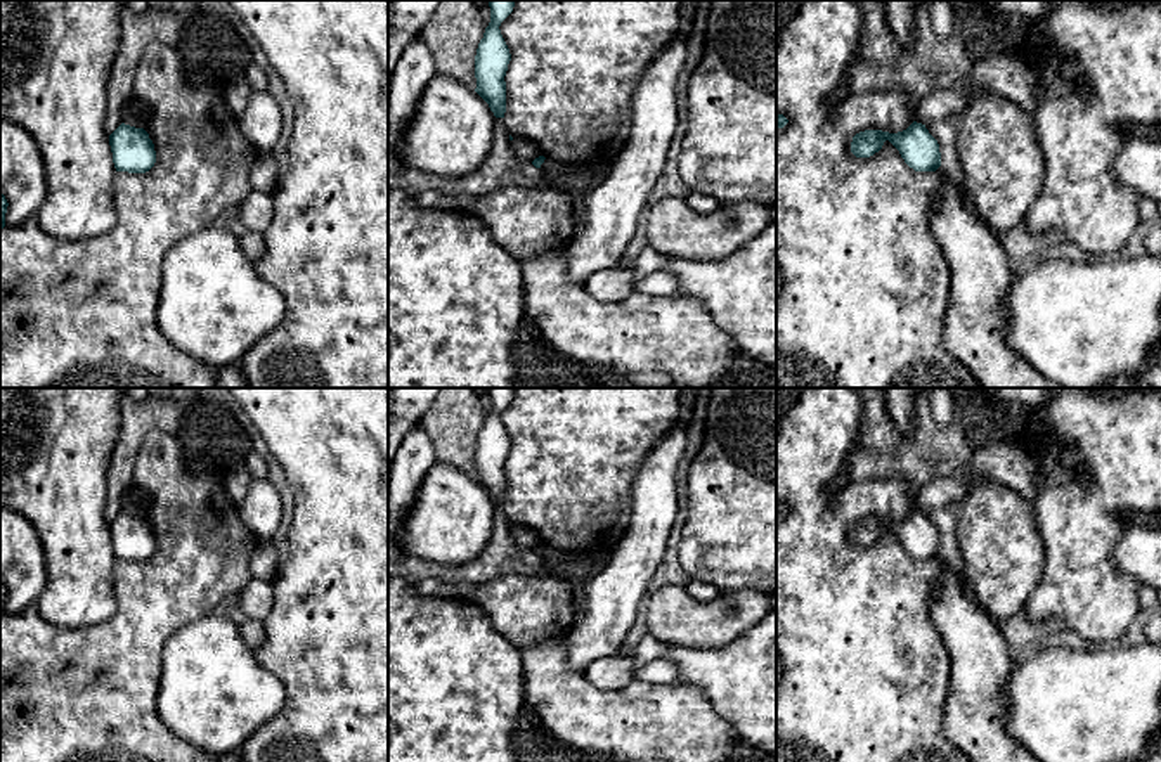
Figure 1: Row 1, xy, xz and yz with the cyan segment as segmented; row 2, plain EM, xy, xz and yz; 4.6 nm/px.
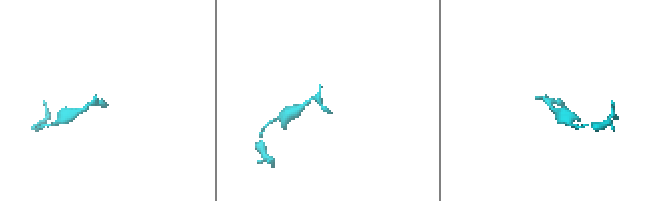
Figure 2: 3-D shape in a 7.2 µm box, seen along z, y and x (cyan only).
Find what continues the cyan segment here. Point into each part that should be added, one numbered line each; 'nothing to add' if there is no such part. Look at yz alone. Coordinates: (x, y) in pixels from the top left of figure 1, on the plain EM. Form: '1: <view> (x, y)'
nothing to add

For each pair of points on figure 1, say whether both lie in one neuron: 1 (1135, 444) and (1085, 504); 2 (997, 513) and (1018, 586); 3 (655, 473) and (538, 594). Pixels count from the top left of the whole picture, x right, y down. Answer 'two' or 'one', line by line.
1: one
2: one
3: two

